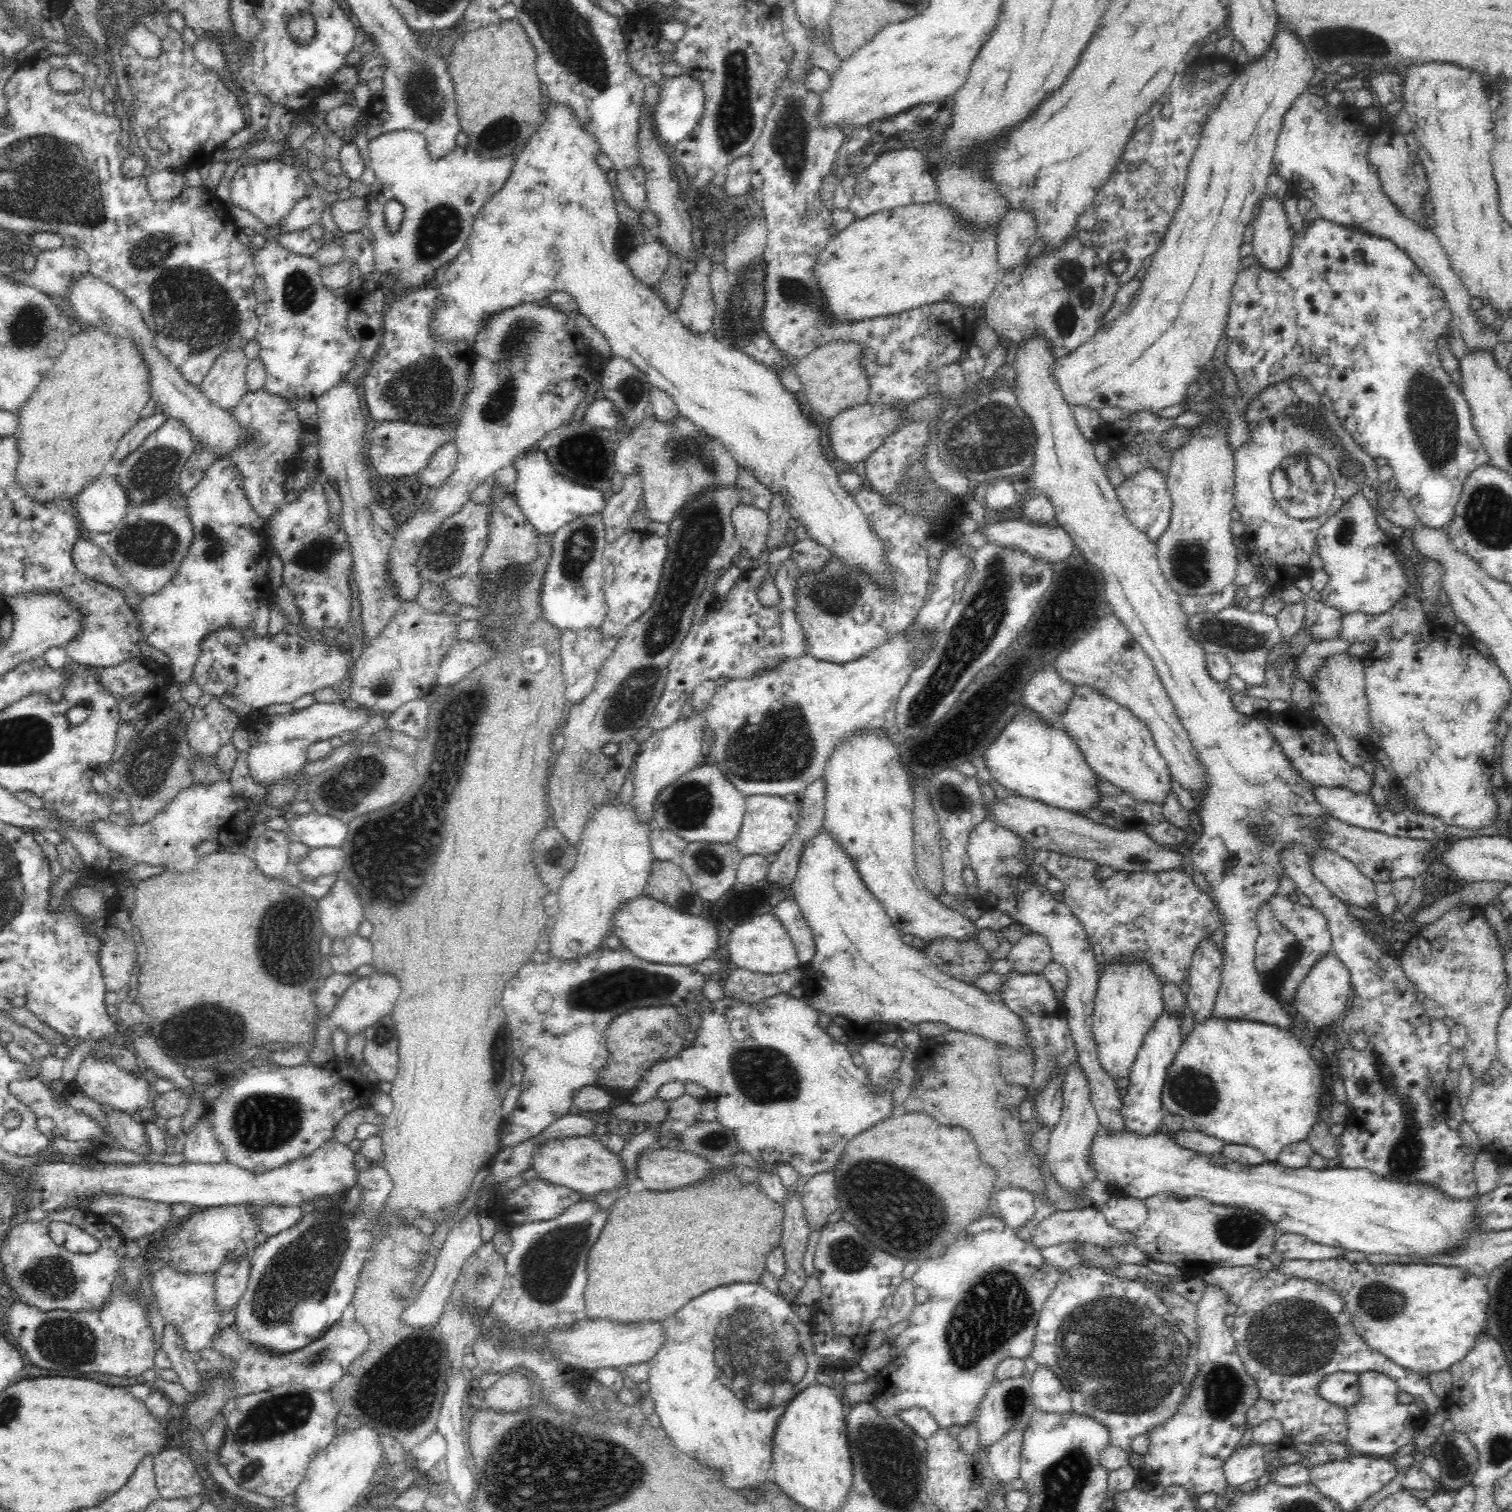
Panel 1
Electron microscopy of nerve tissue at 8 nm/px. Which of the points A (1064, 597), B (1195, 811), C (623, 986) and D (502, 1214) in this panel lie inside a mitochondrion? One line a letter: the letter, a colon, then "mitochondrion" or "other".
A: other
B: other
C: mitochondrion
D: other

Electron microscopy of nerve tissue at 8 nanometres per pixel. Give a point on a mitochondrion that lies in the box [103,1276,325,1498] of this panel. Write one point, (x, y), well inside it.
(276, 1416)

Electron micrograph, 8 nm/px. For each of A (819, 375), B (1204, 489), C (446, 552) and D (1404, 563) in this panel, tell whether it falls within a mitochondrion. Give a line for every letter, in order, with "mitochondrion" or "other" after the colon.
A: other
B: other
C: mitochondrion
D: other

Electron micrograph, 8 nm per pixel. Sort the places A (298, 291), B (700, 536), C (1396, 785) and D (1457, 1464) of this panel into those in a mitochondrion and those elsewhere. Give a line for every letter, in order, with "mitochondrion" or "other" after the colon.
A: mitochondrion
B: mitochondrion
C: other
D: mitochondrion

